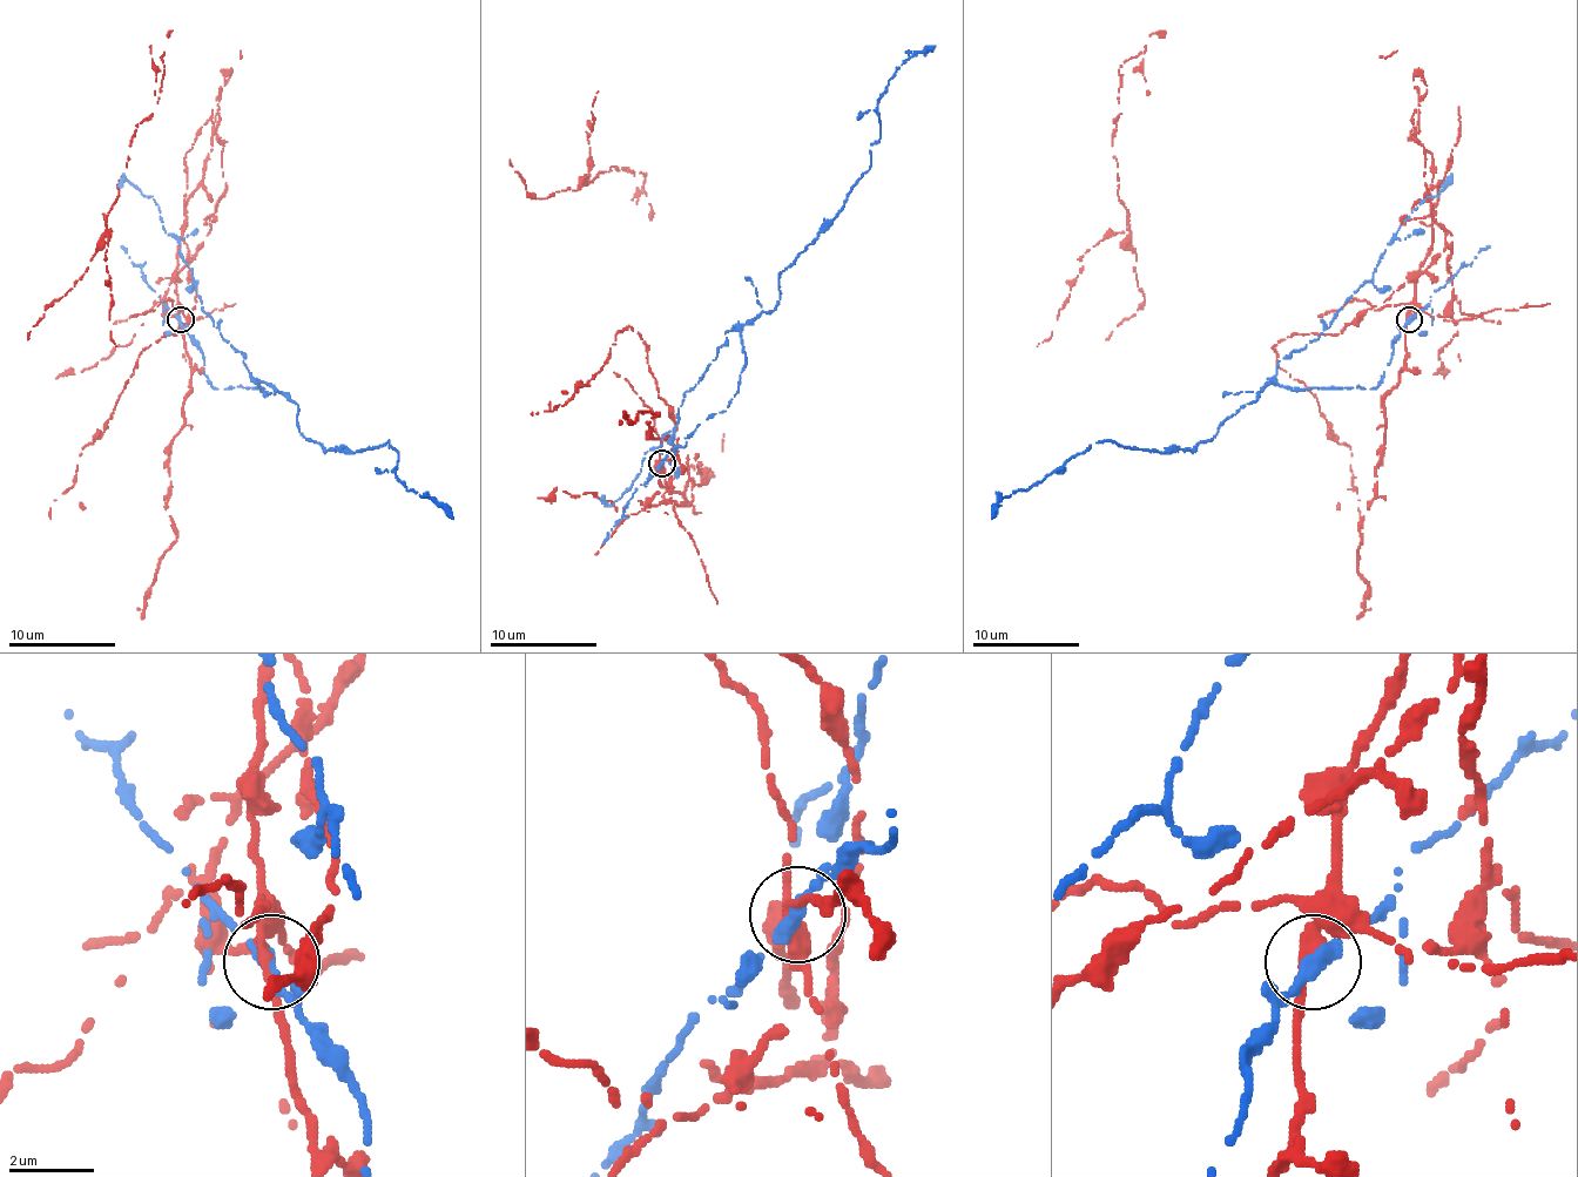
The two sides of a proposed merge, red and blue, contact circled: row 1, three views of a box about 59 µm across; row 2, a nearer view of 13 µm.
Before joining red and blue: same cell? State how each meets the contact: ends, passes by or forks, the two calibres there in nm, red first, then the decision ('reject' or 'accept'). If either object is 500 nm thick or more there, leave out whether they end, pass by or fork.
red passes by; blue ends; calibres 240 and 440 nm; reject

